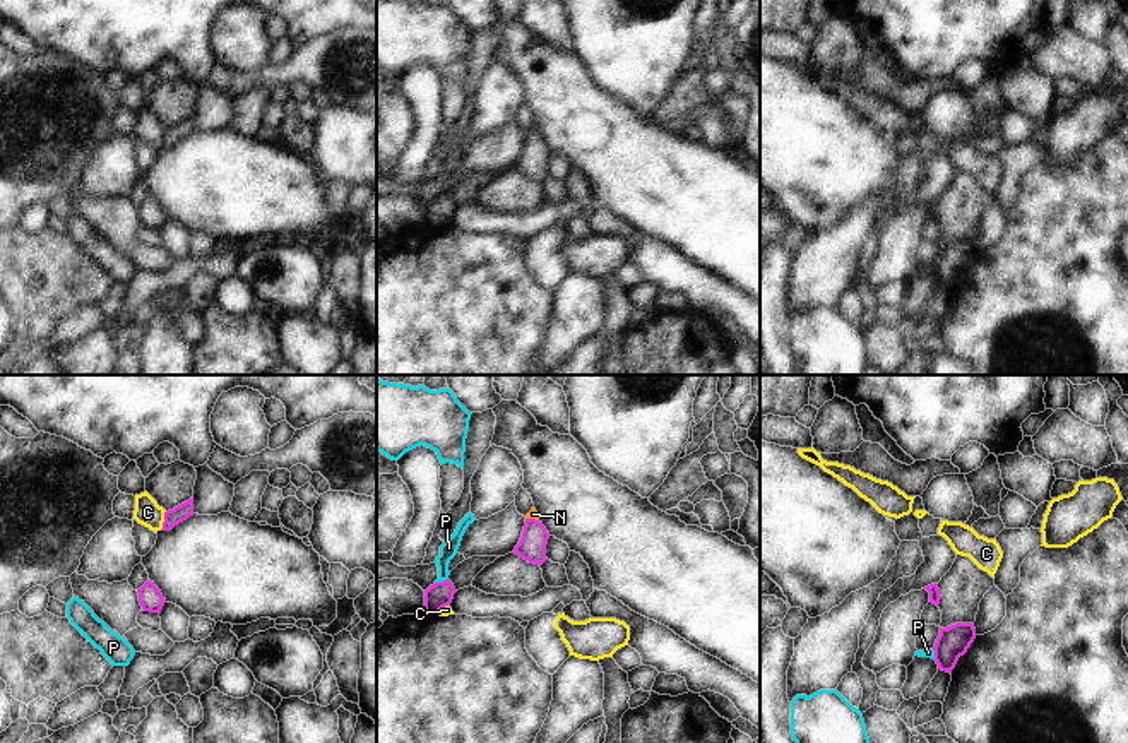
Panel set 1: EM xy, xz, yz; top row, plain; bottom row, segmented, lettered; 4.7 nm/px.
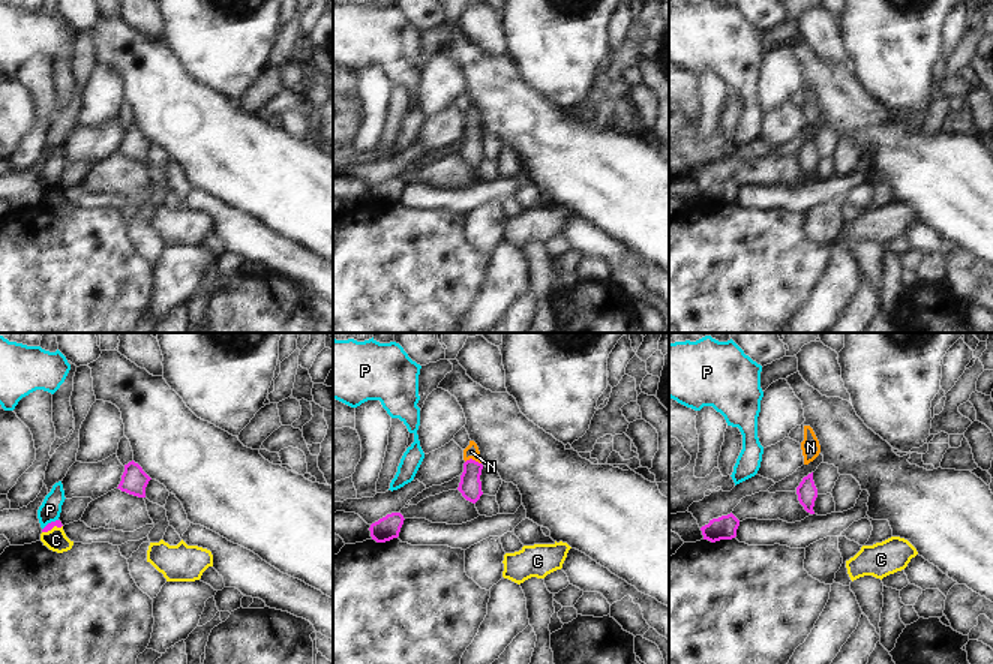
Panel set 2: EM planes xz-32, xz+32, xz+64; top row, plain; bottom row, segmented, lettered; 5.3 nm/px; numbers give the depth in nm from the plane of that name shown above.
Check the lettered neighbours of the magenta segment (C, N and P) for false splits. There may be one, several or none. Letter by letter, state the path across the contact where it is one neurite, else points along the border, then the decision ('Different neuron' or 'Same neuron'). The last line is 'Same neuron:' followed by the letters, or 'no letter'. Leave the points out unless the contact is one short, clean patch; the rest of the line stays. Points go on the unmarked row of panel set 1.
C: Boundary: xy (165, 127), (161, 144). Different neuron
N: Path across: xz (534, 154), (533, 136), (533, 130). Same neuron
P: Boundary: xz (447, 194), (435, 201). Different neuron
Same neuron: N

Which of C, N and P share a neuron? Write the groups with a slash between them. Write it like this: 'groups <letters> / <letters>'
groups C / N / P

